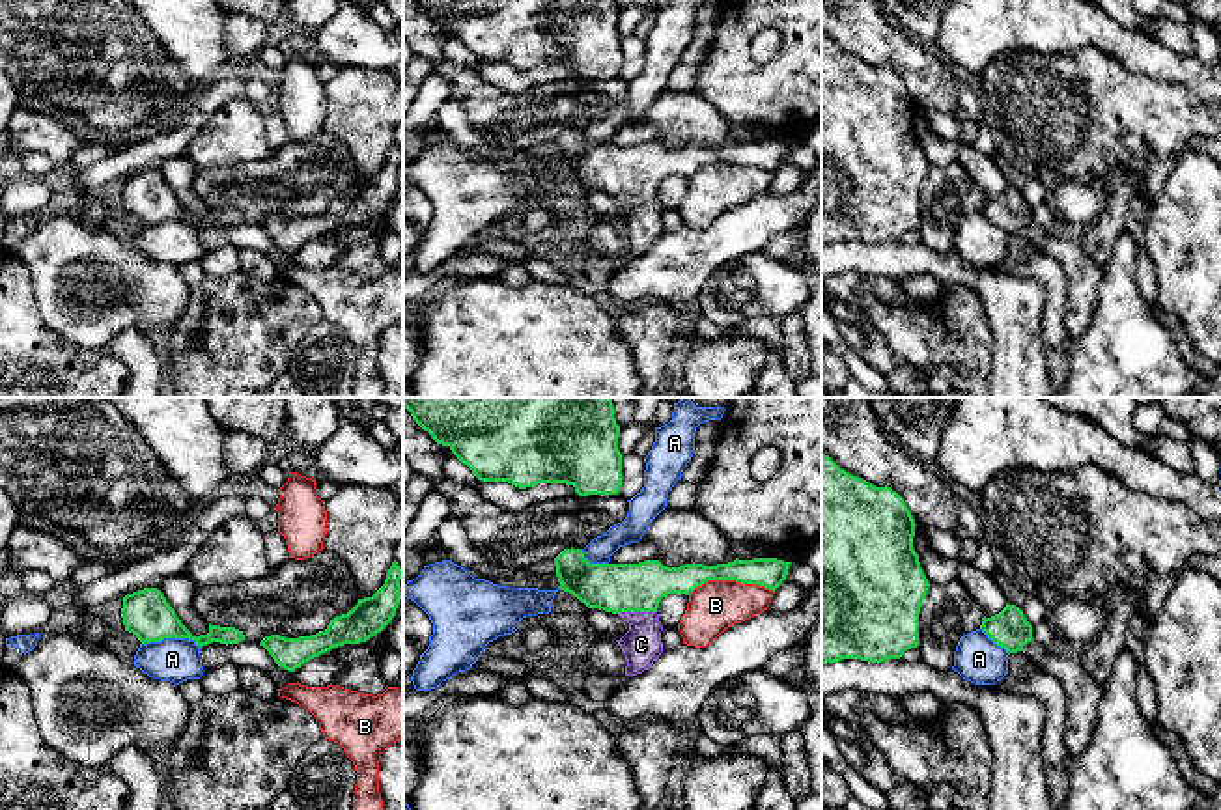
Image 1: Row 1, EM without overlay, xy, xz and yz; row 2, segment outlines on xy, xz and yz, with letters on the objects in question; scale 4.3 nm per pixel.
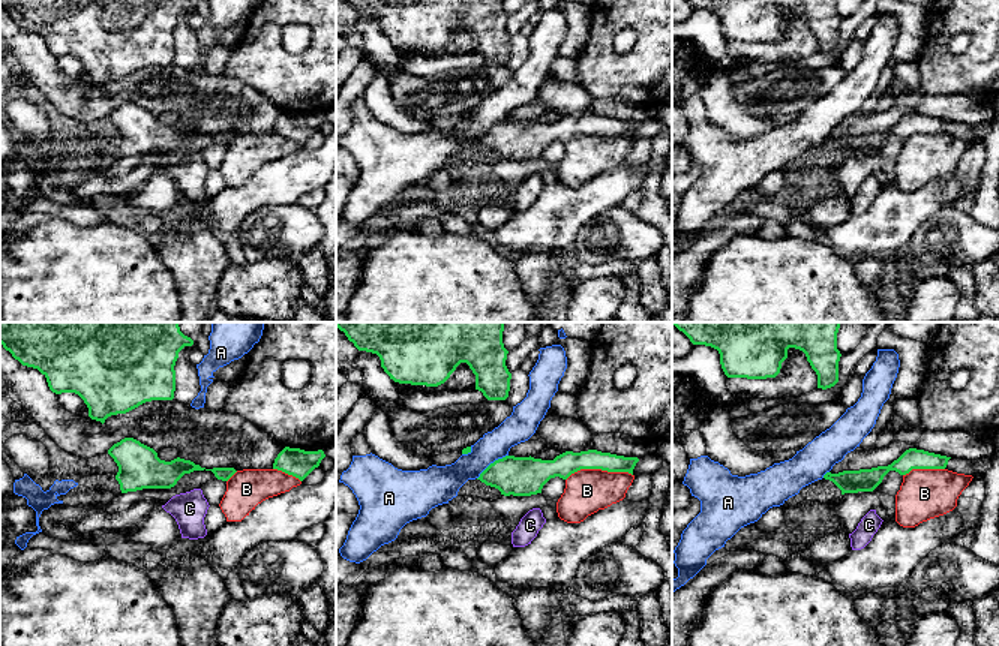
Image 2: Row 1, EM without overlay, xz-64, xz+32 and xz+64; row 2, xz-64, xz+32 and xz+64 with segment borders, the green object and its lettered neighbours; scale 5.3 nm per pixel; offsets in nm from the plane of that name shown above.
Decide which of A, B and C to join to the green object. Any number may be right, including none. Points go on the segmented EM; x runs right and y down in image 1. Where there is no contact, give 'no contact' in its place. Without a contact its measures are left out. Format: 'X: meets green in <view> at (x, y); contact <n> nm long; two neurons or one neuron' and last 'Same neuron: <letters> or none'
A: meets green in xy at (172, 637); contact 240 nm long; two neurons
B: meets green in xz at (730, 579); contact 380 nm long; two neurons
C: meets green in xz at (637, 611); contact 170 nm long; one neuron
Same neuron: C

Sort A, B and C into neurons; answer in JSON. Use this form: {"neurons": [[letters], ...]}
{"neurons": [["A"], ["B"], ["C"]]}

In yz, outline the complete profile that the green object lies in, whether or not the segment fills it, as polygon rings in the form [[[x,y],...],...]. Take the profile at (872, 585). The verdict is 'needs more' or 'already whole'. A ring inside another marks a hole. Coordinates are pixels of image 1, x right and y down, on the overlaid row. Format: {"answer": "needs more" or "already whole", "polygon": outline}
{"answer": "already whole", "polygon": [[[821,454],[821,664],[842,659],[883,663],[919,646],[919,612],[928,579],[913,549],[915,519],[891,487],[876,487]]]}

